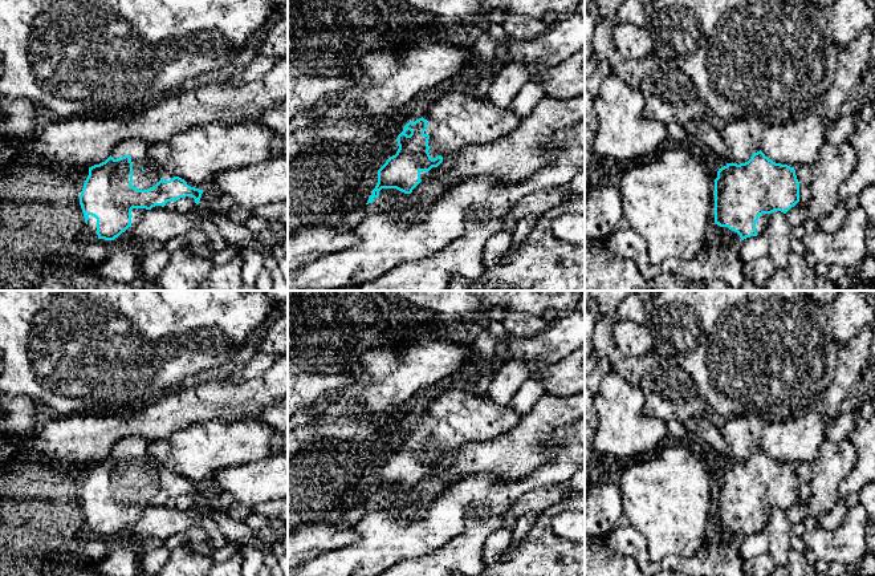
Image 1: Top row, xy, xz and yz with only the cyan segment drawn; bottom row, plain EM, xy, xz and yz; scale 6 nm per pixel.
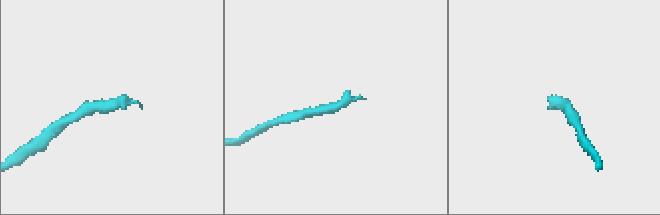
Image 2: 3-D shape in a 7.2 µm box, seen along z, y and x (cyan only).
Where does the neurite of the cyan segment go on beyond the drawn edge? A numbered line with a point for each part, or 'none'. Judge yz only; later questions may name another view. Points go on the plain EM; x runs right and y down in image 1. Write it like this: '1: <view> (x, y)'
1: yz (762, 519)

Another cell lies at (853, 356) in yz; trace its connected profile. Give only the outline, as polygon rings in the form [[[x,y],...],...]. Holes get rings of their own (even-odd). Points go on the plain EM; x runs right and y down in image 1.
[[[867,324],[863,330],[846,345],[842,345],[834,380],[827,388],[823,414],[827,419],[839,415],[839,409],[852,386],[862,380],[862,370],[870,357],[874,324]]]

